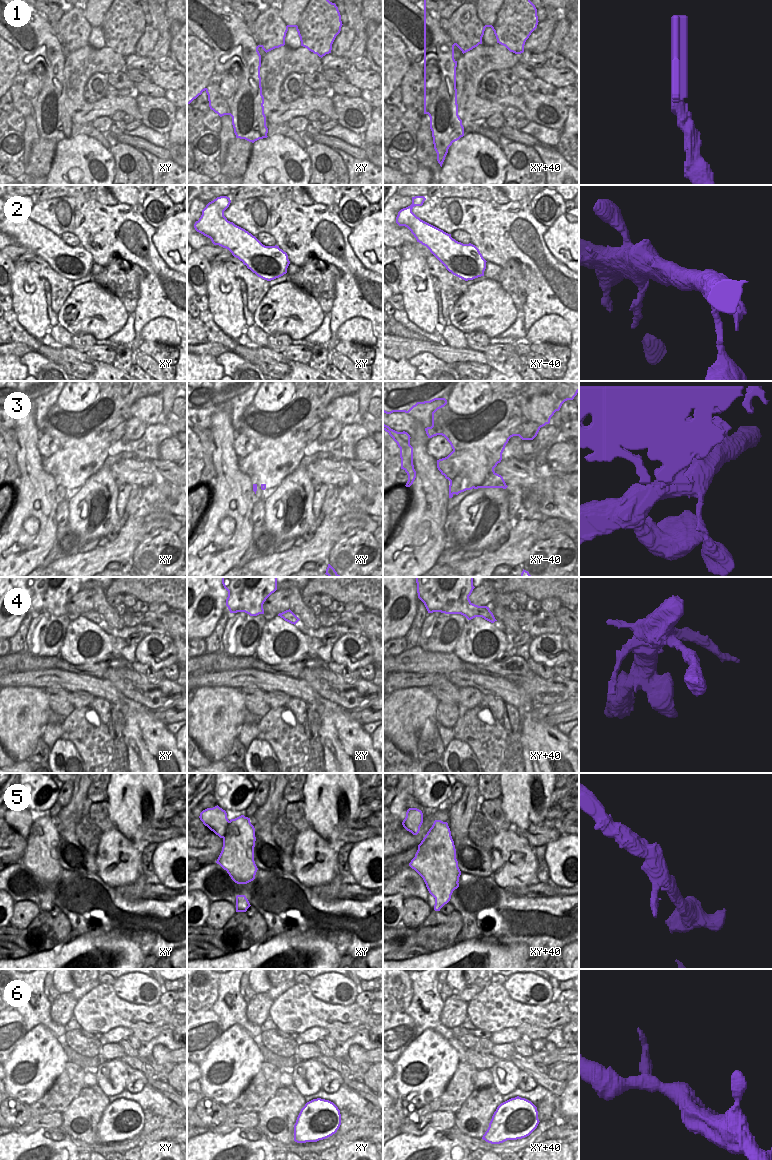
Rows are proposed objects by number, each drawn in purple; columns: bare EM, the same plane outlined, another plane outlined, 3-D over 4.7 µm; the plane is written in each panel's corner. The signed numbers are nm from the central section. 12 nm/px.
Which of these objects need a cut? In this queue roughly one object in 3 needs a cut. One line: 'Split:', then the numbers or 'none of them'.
Split: 1, 3

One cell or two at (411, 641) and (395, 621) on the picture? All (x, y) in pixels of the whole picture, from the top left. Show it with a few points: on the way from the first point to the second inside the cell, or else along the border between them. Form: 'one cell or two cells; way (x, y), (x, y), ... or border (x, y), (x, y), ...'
two cells; border (416, 613), (408, 632), (404, 636)

